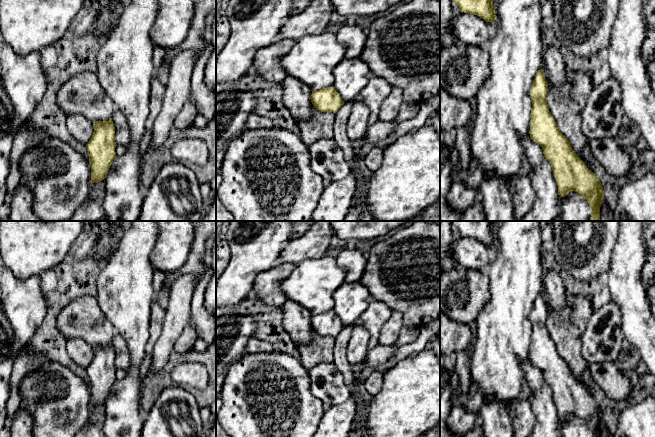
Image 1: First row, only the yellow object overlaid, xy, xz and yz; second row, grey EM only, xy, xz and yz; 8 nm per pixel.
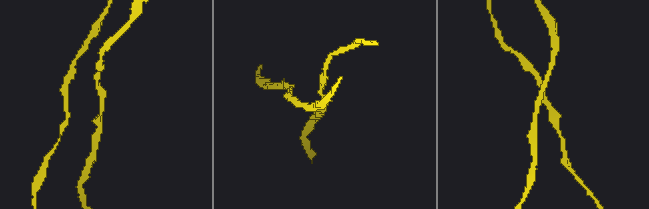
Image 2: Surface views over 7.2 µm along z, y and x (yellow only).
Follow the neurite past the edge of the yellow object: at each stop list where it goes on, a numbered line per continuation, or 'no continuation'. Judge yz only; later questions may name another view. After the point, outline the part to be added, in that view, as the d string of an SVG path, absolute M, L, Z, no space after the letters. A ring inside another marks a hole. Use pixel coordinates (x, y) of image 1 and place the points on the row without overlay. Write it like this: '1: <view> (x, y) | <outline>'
no continuation

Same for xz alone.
no continuation

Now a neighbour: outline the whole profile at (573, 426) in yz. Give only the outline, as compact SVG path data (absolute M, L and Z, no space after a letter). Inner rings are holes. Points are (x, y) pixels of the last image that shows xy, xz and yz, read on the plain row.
M575 415L569 416L566 420L558 422L558 437L592 437L587 424Z

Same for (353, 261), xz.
M345 248L335 259L338 266L346 270L345 282L360 281L367 264L367 259L360 250L348 250Z

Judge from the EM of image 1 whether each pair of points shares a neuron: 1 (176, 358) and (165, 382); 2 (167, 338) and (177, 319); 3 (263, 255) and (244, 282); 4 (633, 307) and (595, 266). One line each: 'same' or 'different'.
1: same
2: same
3: same
4: different

